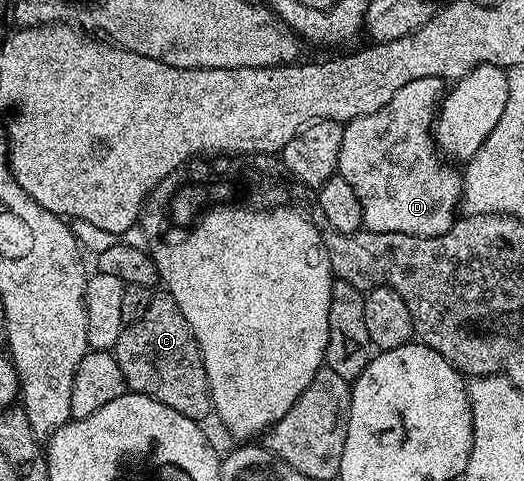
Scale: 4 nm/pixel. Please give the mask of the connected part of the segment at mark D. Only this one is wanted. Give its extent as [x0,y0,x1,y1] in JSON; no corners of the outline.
[337,77,463,237]

